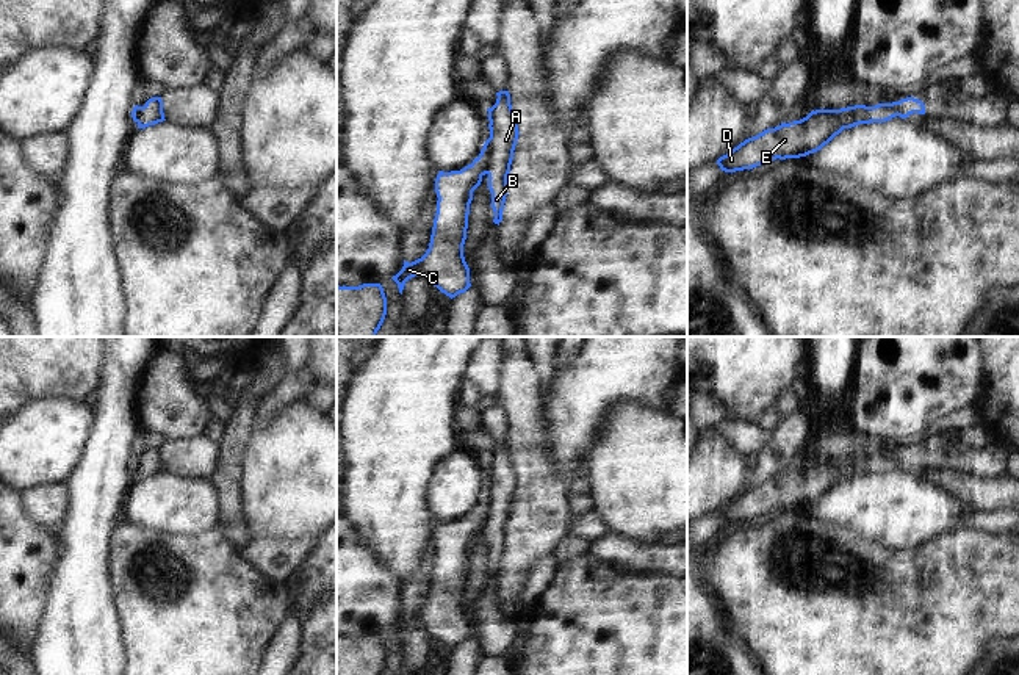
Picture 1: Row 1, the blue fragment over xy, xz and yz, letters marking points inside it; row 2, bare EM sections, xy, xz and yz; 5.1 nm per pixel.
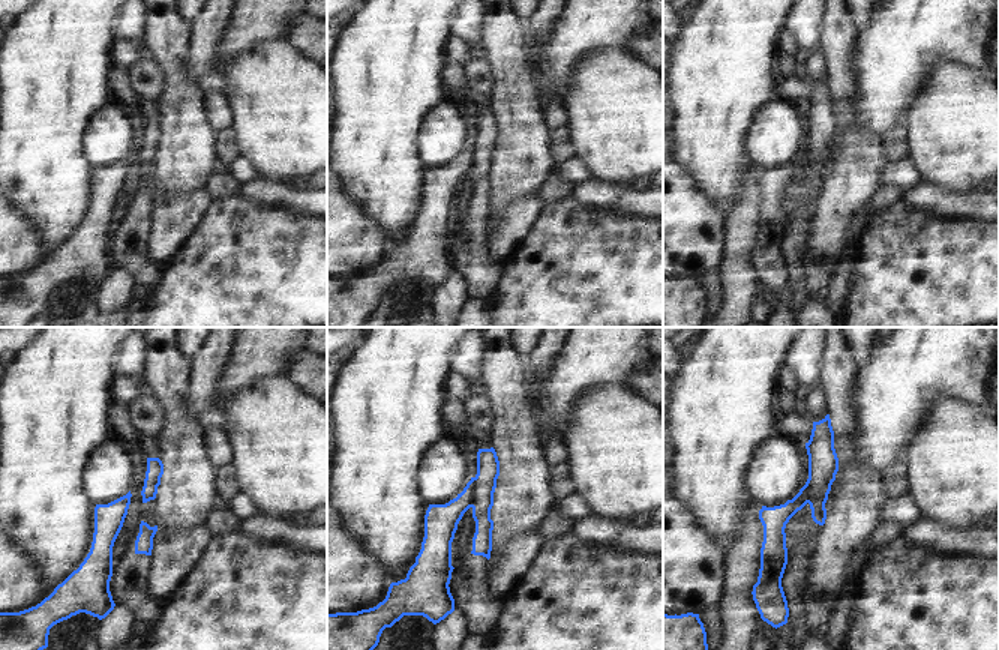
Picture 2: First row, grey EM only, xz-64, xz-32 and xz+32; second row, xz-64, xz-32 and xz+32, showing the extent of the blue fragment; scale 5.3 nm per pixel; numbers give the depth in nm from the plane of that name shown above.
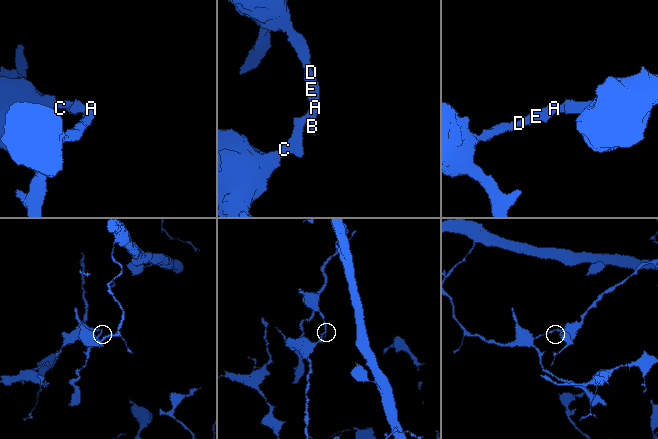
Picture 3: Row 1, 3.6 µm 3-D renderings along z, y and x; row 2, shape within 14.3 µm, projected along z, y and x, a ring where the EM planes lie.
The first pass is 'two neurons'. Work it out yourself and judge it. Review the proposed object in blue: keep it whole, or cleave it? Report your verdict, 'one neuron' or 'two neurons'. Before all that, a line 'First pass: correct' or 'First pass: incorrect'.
First pass: correct
two neurons

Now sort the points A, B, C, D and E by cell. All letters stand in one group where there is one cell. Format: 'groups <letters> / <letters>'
groups A B D E / C

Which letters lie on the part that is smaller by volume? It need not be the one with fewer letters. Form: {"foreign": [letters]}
{"foreign": ["C"]}

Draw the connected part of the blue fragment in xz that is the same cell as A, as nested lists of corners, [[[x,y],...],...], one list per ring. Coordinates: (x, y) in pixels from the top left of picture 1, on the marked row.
[[[509,91],[496,92],[496,103],[488,110],[491,141],[491,166],[488,169],[488,190],[491,193],[493,222],[499,226],[507,196],[507,175],[518,139],[518,125],[513,117]]]

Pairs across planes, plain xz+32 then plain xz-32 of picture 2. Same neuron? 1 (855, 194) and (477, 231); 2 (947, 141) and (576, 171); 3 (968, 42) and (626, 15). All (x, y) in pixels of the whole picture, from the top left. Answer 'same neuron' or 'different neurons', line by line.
1: different neurons
2: different neurons
3: same neuron

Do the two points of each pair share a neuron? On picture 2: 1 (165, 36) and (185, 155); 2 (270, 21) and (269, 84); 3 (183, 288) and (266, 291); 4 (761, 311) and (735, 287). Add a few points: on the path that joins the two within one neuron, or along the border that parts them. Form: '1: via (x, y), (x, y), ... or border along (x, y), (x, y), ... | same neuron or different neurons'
1: via (176, 66), (183, 99), (185, 125) | same neuron
2: border along (284, 39), (261, 42), (237, 54) | different neurons
3: via (204, 288), (210, 291), (245, 291) | same neuron
4: border along (758, 302), (752, 309) | different neurons

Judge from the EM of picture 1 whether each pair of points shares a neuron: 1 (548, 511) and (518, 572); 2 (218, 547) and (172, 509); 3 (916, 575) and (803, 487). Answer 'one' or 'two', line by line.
1: one
2: two
3: two

